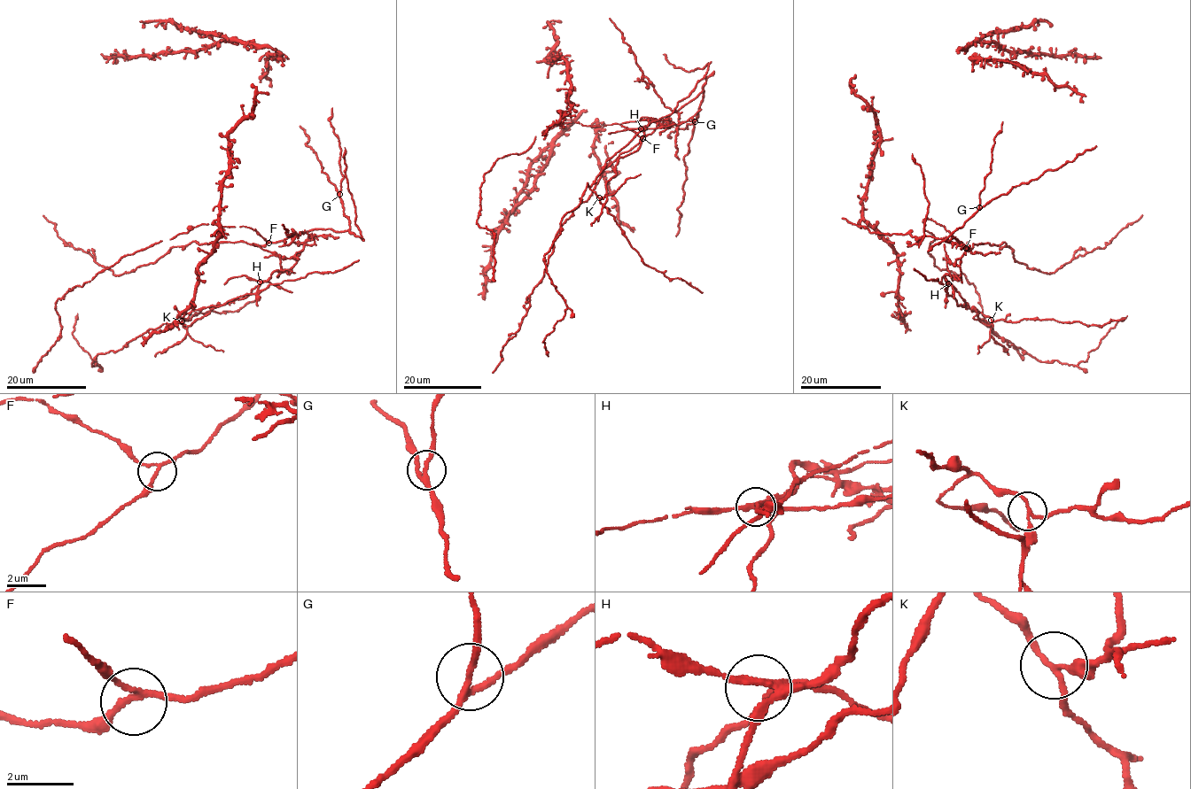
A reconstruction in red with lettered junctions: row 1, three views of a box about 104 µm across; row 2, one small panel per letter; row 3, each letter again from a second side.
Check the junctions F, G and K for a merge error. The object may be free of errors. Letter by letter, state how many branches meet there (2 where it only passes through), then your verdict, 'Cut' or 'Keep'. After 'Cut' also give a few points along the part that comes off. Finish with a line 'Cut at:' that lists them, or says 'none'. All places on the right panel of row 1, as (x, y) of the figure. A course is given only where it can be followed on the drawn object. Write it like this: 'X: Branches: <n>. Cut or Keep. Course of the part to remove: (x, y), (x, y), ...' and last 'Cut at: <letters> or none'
F: Branches: 3. Keep
G: Branches: 3. Keep
K: Branches: 3. Cut. Course of the part to remove: (991, 320), (991, 327), (981, 323), (945, 277), (961, 274), (962, 244), (945, 237), (872, 233), (842, 218)
Cut at: K

